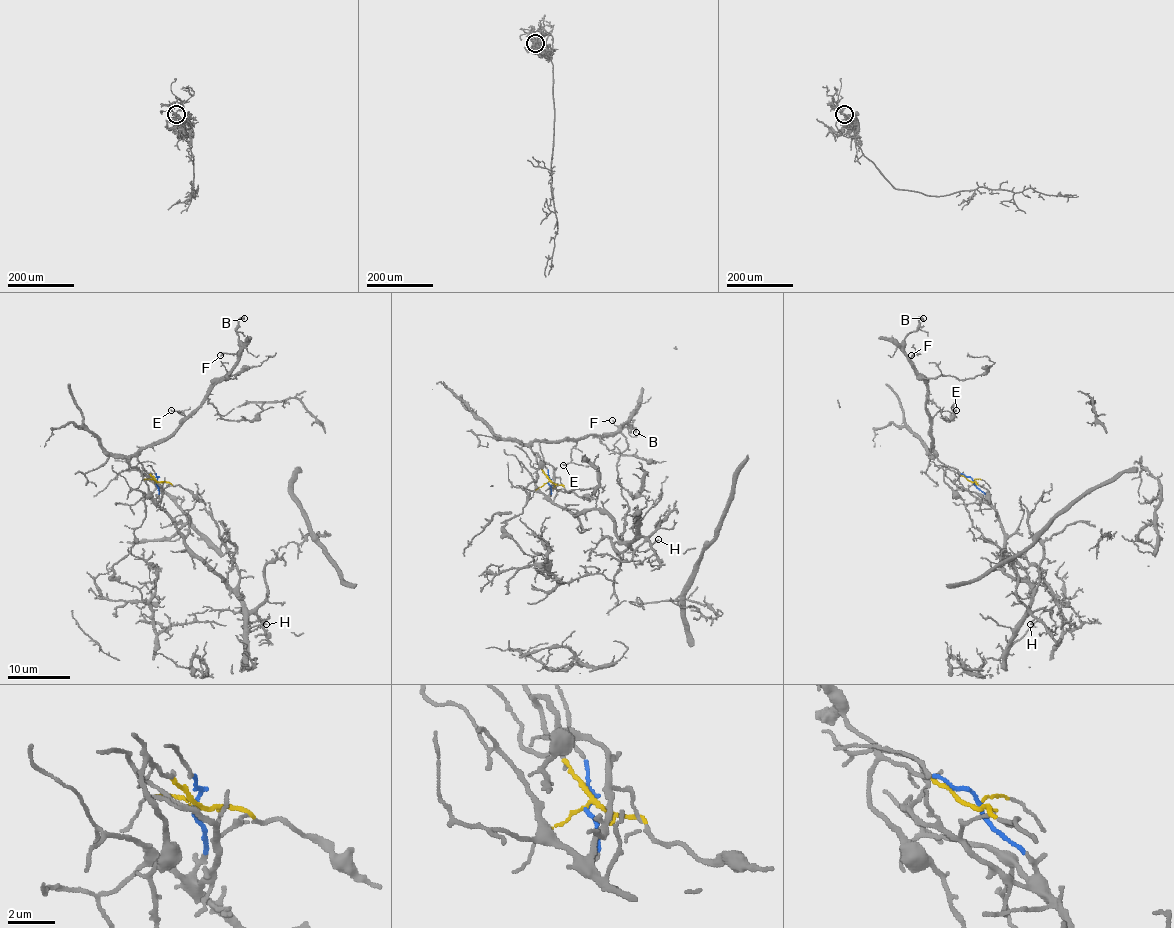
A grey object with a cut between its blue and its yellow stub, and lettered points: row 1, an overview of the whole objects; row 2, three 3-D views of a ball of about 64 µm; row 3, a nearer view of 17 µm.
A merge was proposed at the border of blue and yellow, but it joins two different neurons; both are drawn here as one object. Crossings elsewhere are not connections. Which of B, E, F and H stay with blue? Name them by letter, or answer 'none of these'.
H

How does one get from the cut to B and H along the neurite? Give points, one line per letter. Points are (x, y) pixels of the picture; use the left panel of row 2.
B: (156, 482), (144, 469), (138, 454), (161, 443), (238, 358), (239, 338), (236, 329), (244, 318)
H: (156, 482), (156, 502), (183, 541), (266, 624)

